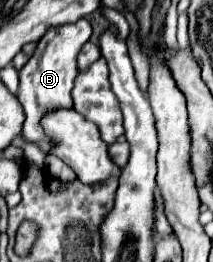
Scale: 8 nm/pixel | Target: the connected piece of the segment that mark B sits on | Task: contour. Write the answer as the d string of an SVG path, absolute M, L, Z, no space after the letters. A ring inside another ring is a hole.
M78 19L76 23L66 23L62 27L54 27L38 41L34 55L20 69L20 89L18 89L16 97L26 113L22 139L28 143L36 143L44 151L44 155L50 153L52 141L44 135L40 121L46 113L50 113L54 109L62 109L62 107L70 109L74 105L70 91L72 91L74 79L78 75L76 57L78 57L78 51L82 49L82 45L90 39L90 35L92 35L92 27L86 19Z

